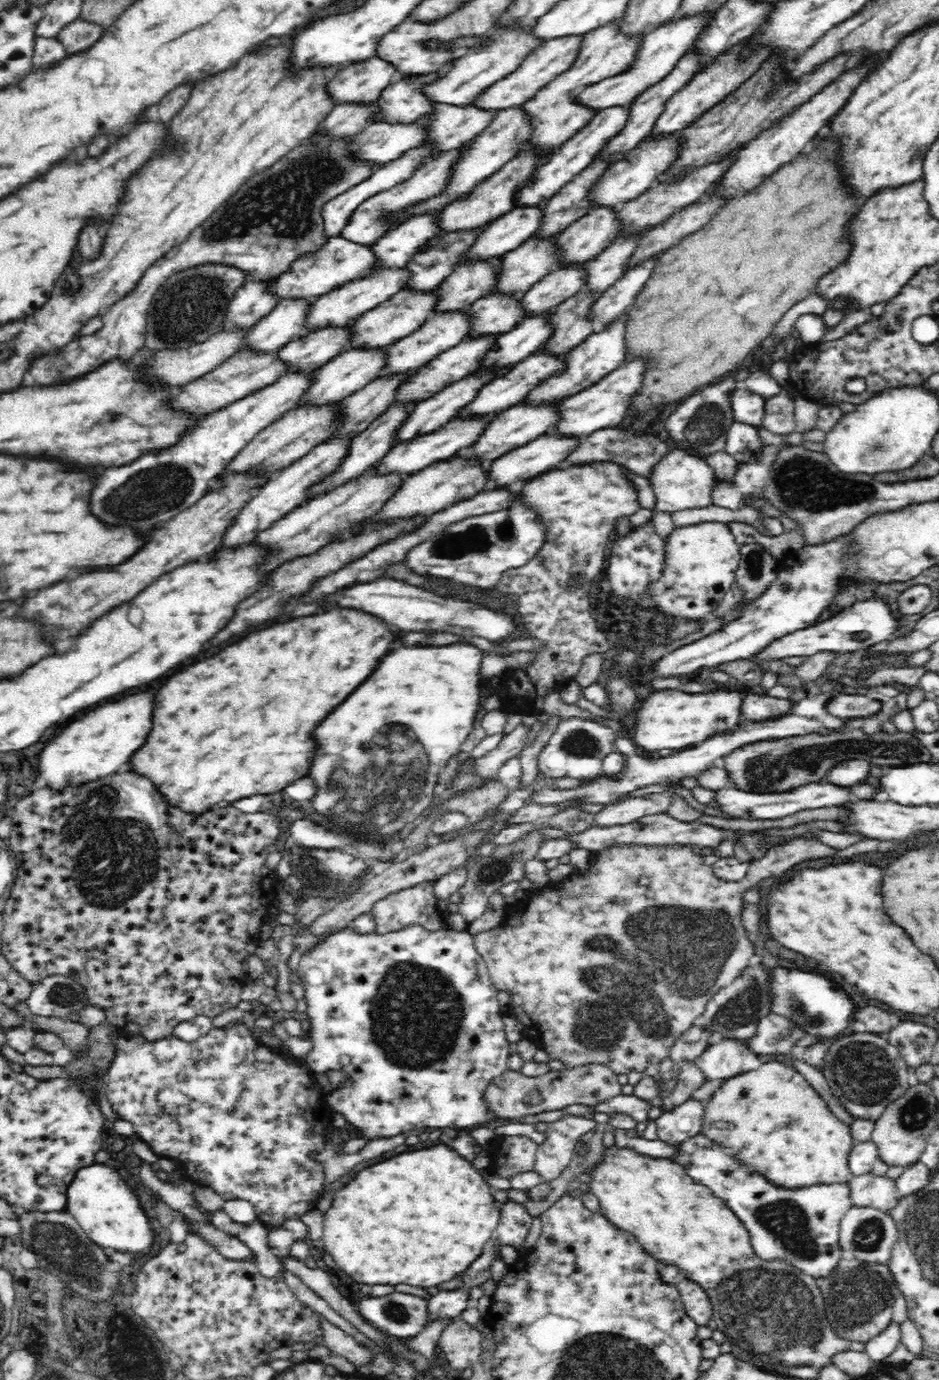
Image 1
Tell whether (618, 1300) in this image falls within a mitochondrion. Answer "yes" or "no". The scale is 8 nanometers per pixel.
no

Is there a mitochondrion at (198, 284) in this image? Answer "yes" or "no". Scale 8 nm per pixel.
yes

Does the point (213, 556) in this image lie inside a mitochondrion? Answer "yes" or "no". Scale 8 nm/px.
no

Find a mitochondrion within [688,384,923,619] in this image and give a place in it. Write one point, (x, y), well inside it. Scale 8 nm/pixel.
(803, 484)

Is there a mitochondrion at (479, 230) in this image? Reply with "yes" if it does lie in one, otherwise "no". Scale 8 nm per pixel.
no

